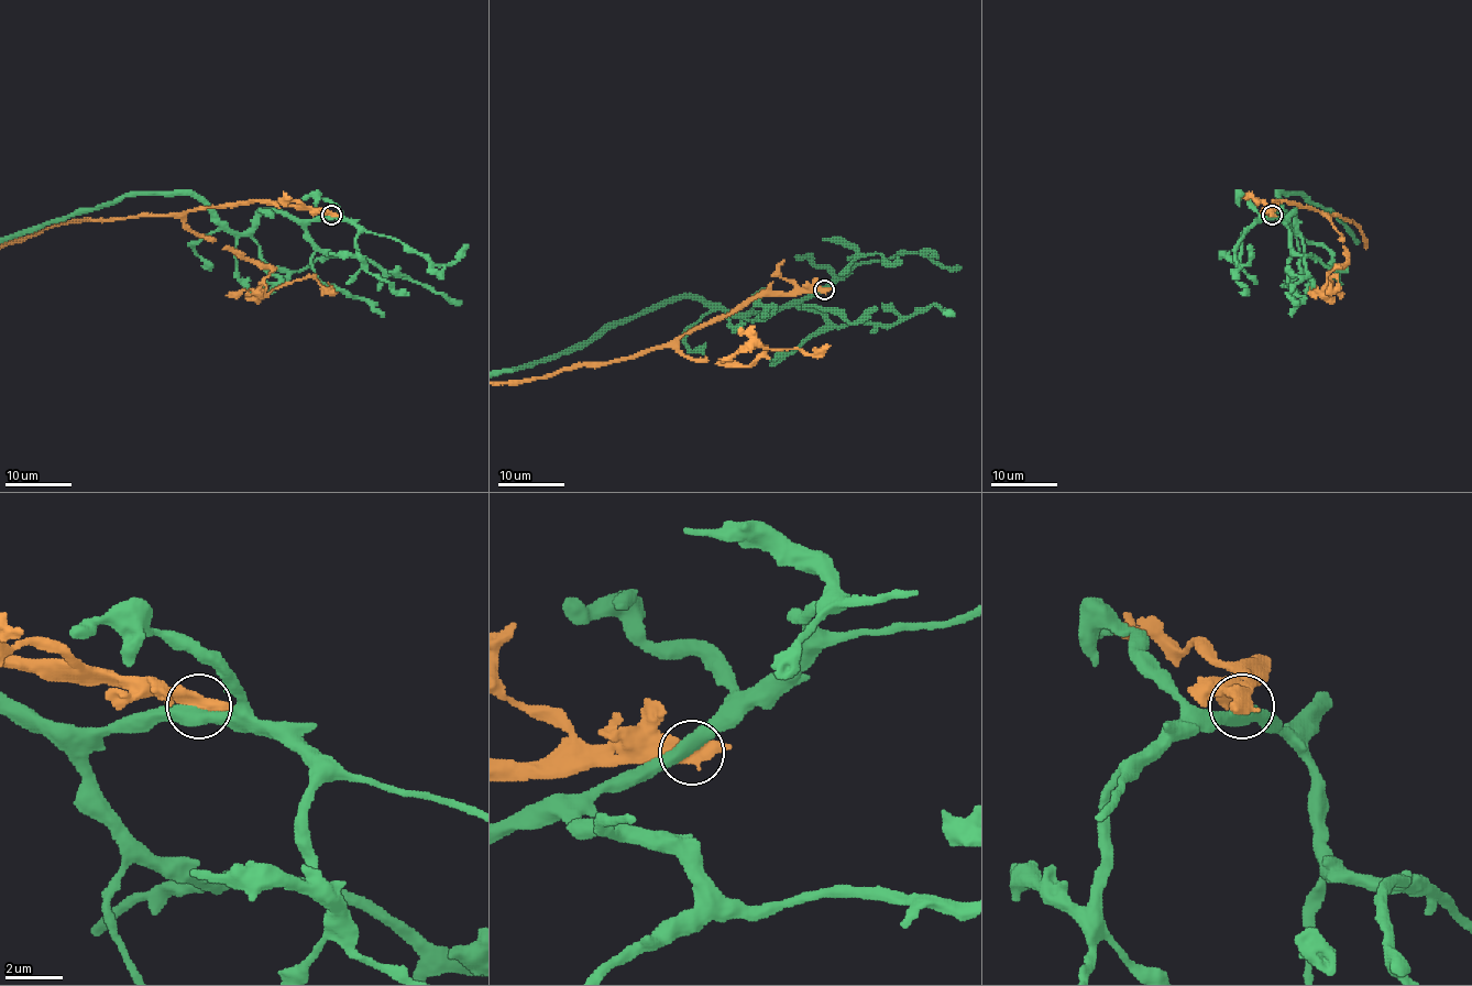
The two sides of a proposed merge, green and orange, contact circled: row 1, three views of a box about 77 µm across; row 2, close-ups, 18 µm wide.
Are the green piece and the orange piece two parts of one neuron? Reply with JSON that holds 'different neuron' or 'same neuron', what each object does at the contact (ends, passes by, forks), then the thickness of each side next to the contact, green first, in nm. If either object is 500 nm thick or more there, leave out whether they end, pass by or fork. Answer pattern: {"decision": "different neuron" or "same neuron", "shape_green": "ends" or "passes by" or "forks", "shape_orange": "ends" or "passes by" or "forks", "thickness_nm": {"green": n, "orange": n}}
{"decision": "different neuron", "shape_green": "passes by", "shape_orange": "passes by", "thickness_nm": {"green": 440, "orange": 440}}

